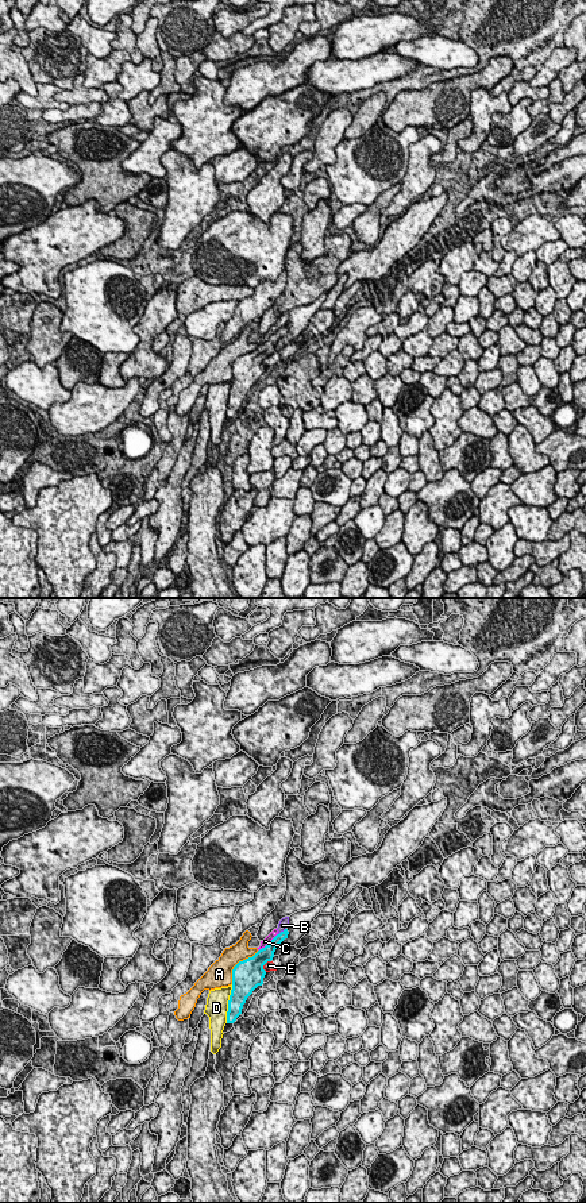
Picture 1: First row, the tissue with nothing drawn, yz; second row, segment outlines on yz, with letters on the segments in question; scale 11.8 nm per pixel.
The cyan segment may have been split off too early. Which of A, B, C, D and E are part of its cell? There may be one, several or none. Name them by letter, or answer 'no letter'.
no letter

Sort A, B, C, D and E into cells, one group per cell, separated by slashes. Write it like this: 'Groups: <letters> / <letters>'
Groups: A / B C / D / E

